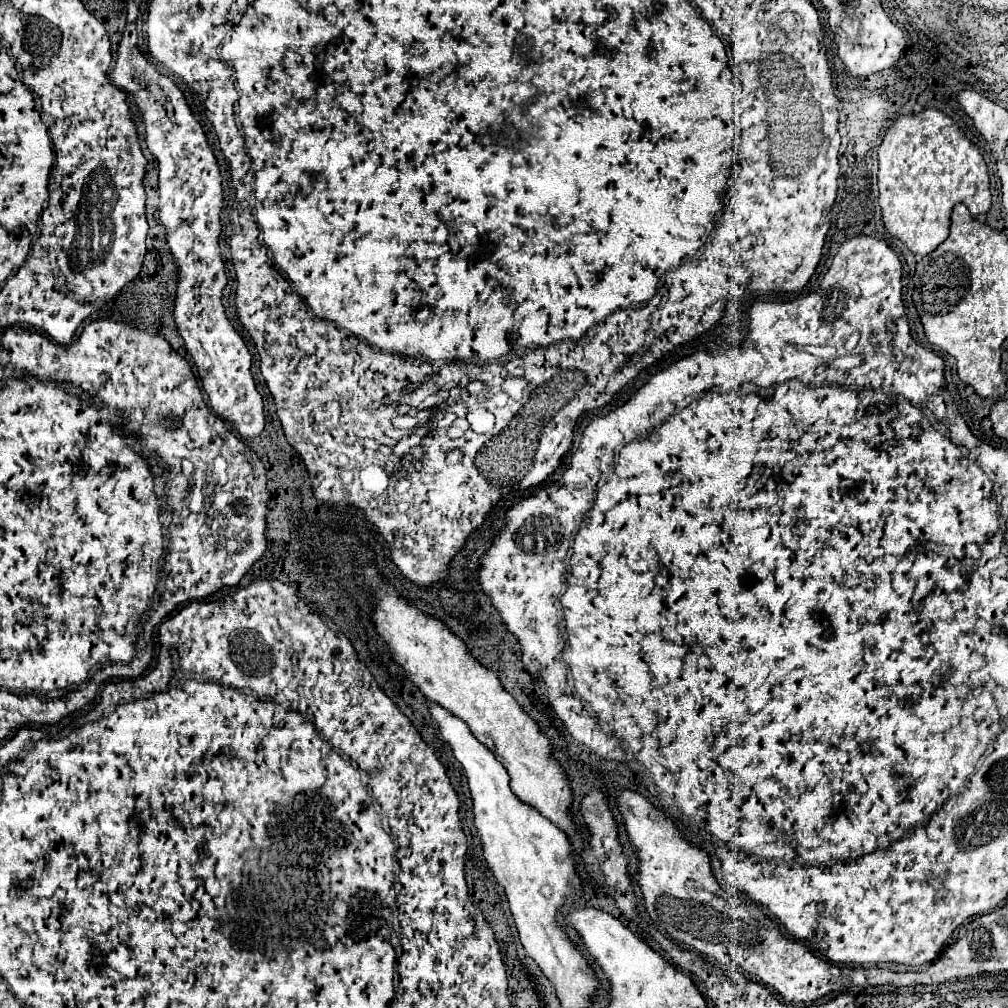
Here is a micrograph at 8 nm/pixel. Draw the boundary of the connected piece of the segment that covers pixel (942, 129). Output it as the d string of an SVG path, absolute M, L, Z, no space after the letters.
M925 108L919 114L899 116L895 124L887 128L879 146L879 206L889 234L905 242L913 254L929 254L947 238L951 210L959 202L969 208L971 216L991 208L989 174L979 148L963 134L951 116L937 108Z

